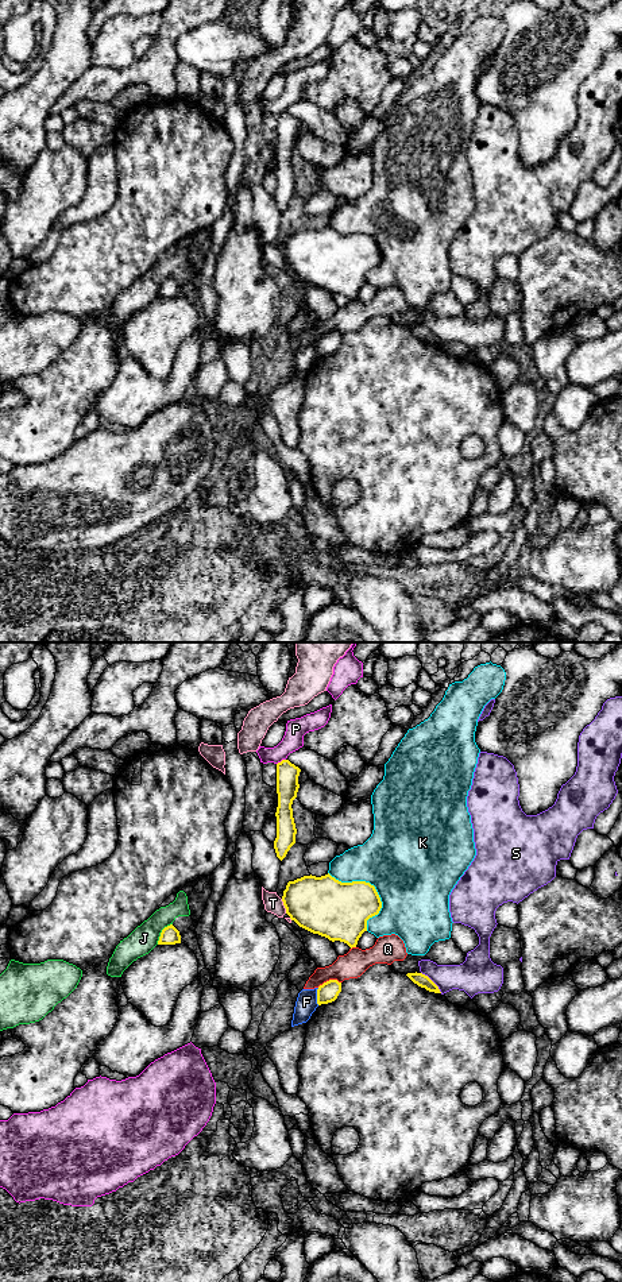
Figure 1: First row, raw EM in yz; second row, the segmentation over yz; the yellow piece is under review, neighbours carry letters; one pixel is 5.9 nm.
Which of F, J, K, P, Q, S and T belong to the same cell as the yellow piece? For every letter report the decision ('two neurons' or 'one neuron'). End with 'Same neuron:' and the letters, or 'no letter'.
F: two neurons
J: two neurons
K: two neurons
P: two neurons
Q: two neurons
S: two neurons
T: two neurons
Same neuron: no letter

